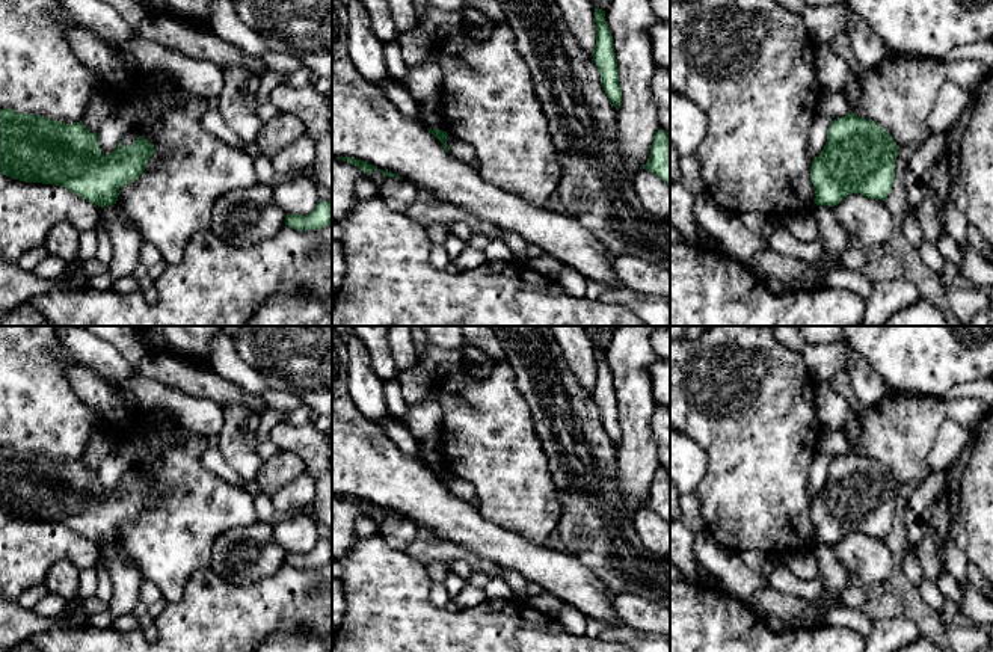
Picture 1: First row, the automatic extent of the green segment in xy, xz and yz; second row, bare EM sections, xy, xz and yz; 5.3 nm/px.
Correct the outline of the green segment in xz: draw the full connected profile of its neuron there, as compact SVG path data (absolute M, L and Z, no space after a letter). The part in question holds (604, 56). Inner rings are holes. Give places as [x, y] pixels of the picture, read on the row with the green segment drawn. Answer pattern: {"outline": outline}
{"outline": "M595 8L595 23L596 23L596 45L593 51L593 60L601 74L602 88L619 110L622 103L622 89L619 83L619 68L614 53L613 36L610 27L605 21L605 11Z"}

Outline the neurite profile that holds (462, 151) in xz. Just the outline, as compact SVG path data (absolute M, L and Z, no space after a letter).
M448 134L445 139L447 145L450 146L450 154L462 163L469 165L471 168L477 168L477 155L471 145L466 142L456 139L454 136Z

